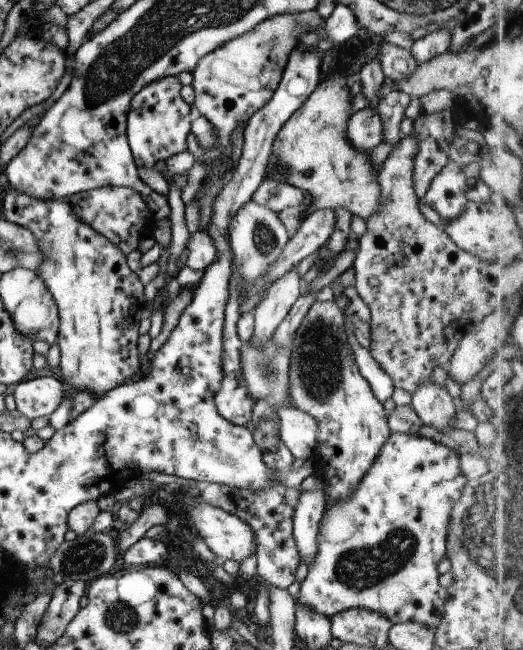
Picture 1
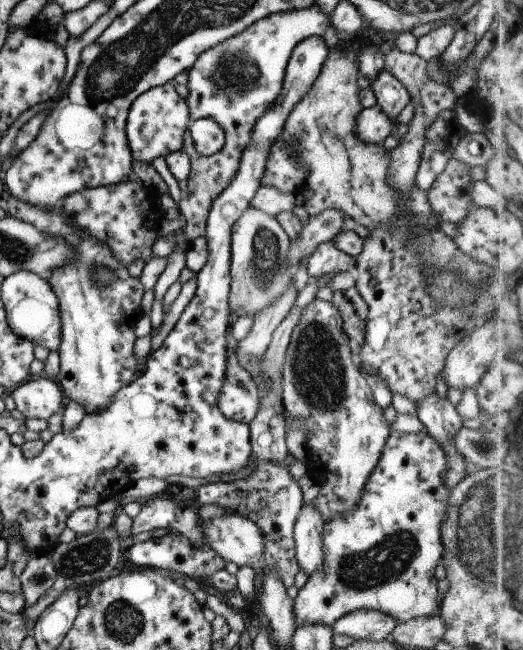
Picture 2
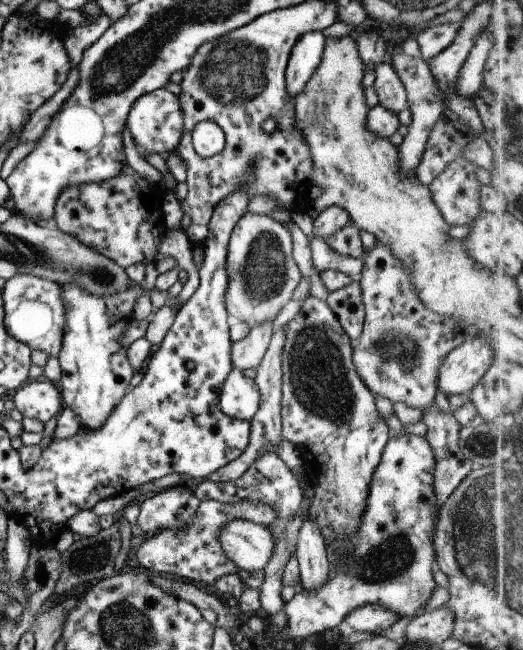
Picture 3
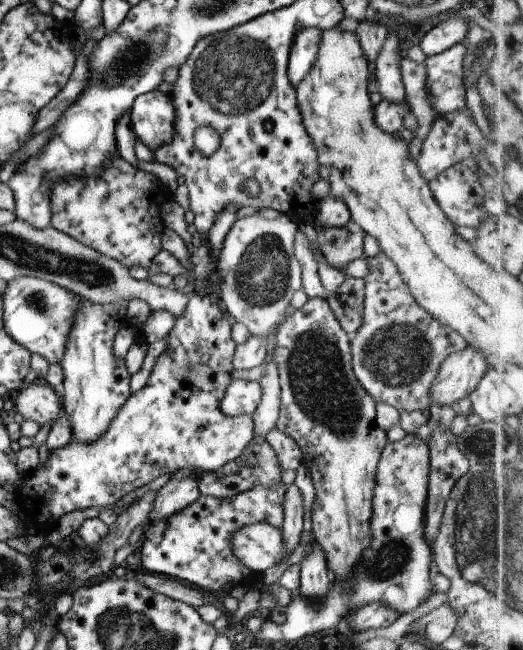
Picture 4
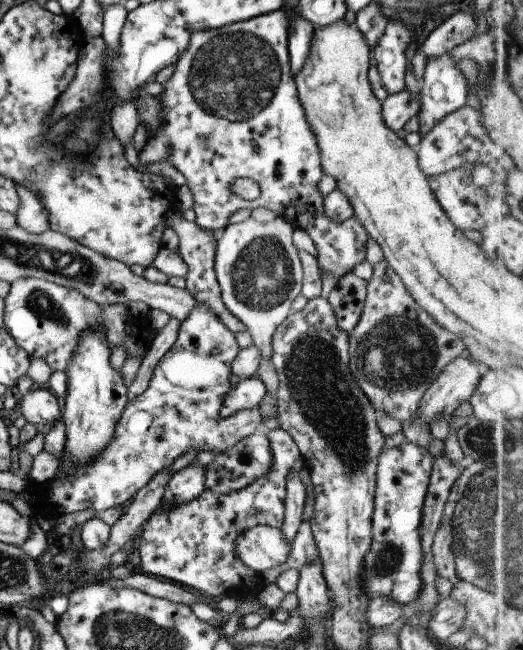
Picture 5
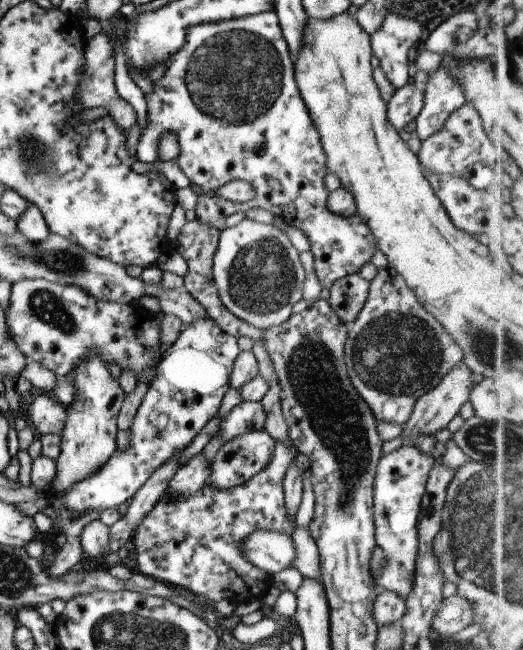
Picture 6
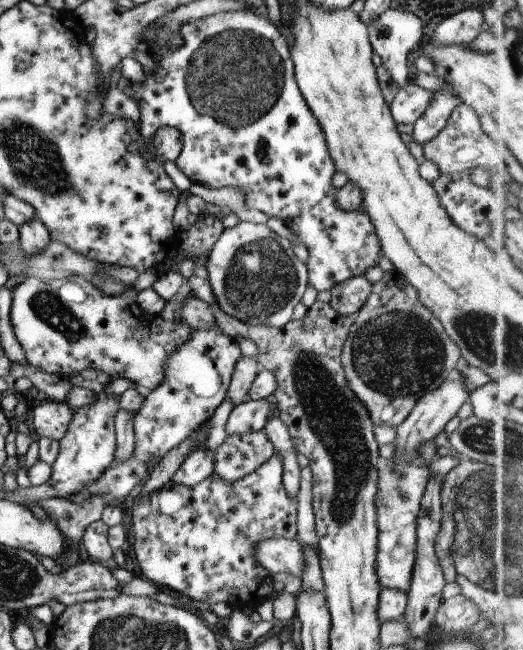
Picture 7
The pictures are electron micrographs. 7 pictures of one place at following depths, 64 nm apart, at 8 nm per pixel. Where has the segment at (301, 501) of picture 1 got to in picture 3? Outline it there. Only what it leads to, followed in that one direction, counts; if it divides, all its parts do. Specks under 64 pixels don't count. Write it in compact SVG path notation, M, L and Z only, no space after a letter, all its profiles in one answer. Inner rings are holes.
M310 517L302 521L295 553L299 562L302 588L310 590L316 586L324 586L331 571L328 552L318 524Z

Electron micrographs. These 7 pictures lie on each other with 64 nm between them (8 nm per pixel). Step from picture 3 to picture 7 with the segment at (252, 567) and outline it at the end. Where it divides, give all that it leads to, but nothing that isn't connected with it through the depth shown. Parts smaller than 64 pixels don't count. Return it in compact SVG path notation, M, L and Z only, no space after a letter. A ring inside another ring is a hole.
M266 538L256 544L256 562L270 572L301 576L304 568L304 548L299 540L291 538Z

